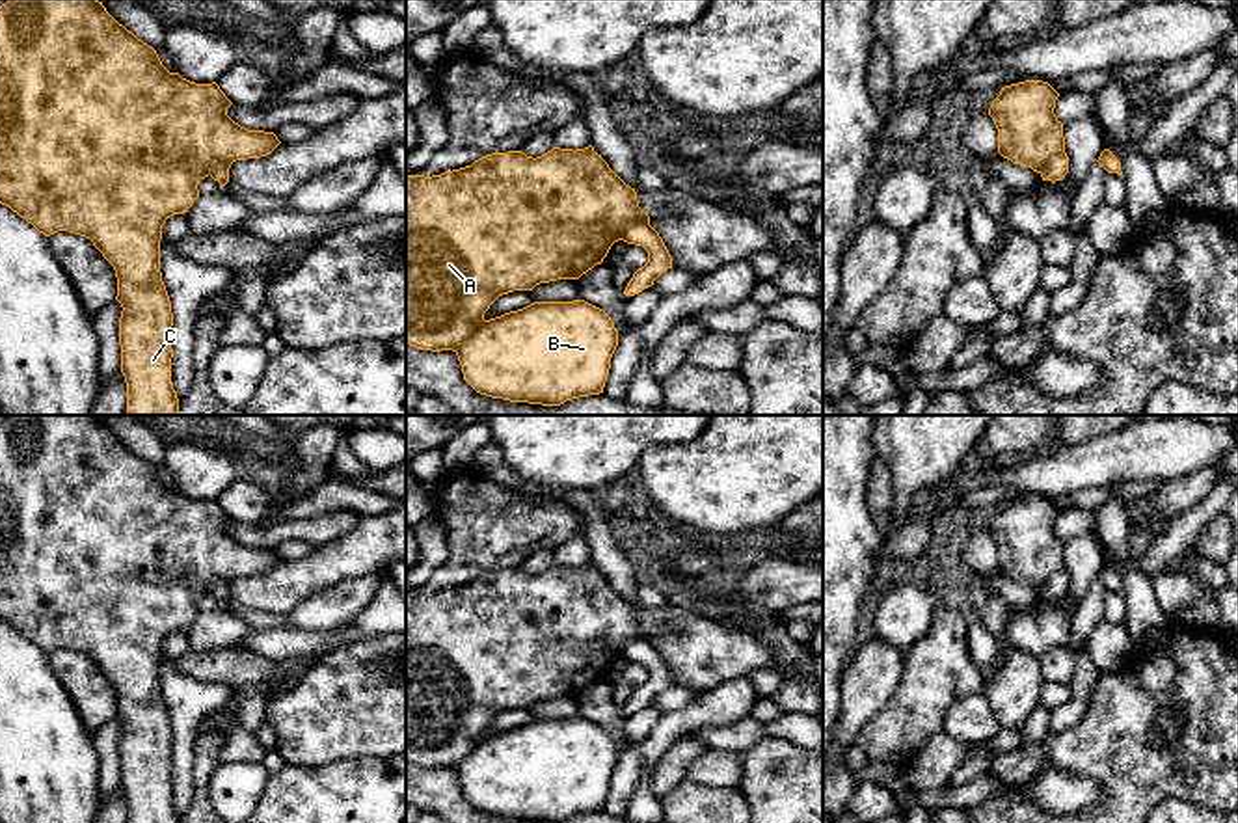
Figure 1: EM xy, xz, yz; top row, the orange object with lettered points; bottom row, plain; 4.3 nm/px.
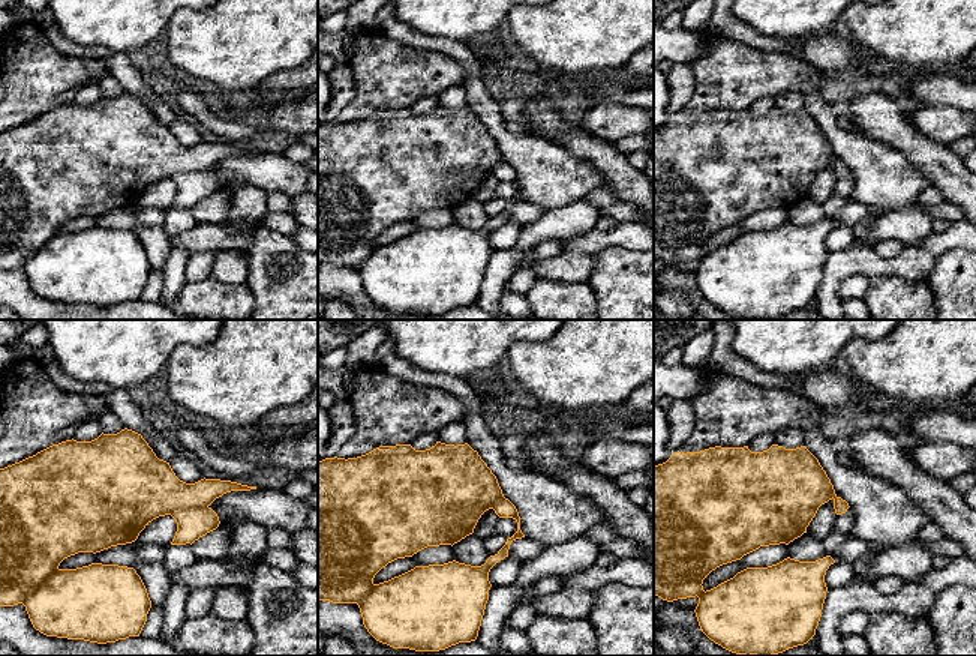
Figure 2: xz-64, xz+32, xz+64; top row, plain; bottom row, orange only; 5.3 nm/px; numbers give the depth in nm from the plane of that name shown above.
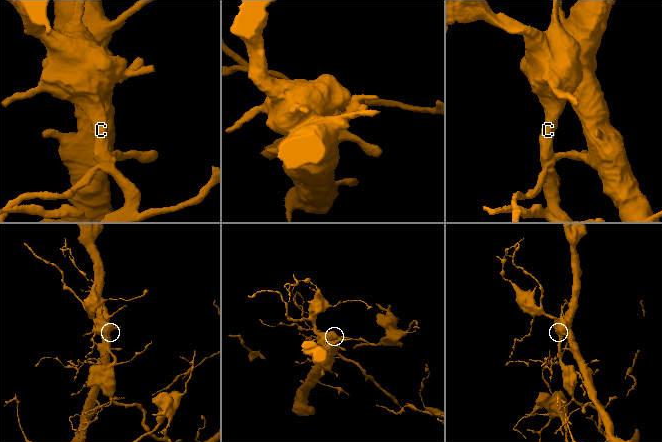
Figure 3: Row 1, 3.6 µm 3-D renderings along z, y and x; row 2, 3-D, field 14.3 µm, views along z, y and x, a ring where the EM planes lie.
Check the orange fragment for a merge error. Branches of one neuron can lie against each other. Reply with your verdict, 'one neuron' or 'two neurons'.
two neurons

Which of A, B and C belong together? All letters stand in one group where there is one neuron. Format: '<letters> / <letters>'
A C / B

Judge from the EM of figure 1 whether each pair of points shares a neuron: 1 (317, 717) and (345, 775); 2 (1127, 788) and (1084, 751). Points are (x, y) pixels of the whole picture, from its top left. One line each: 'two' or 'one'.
1: two
2: one

